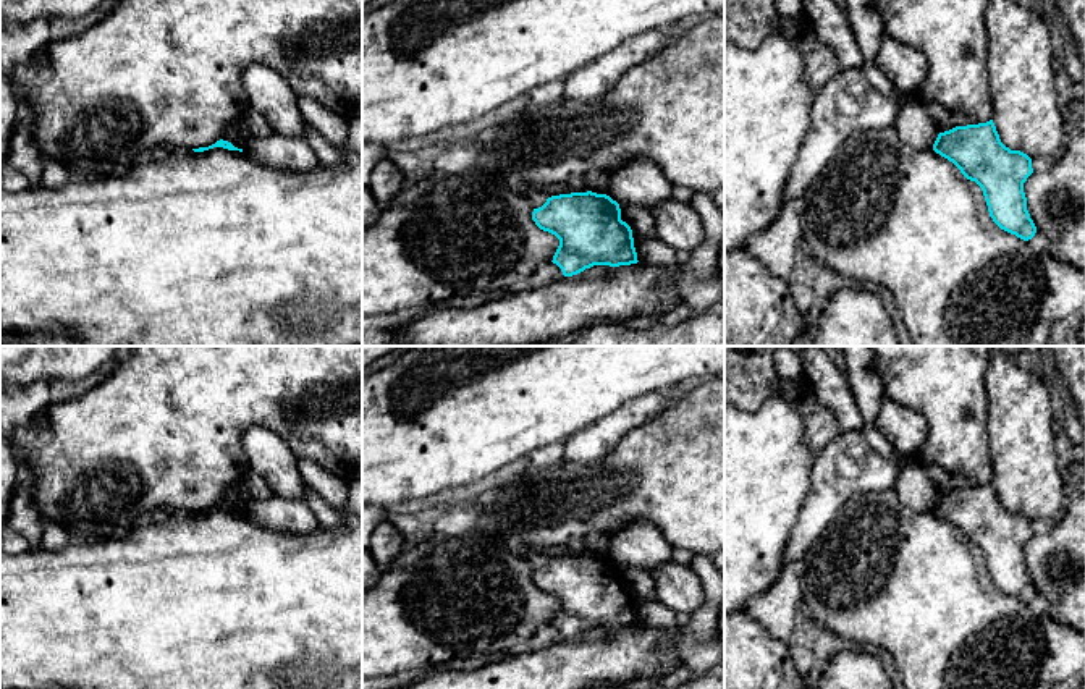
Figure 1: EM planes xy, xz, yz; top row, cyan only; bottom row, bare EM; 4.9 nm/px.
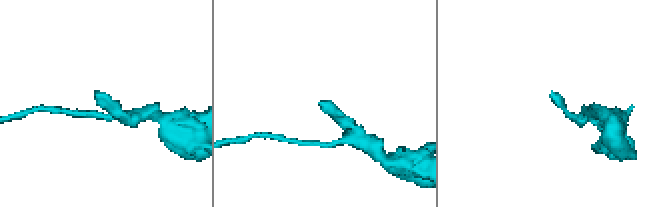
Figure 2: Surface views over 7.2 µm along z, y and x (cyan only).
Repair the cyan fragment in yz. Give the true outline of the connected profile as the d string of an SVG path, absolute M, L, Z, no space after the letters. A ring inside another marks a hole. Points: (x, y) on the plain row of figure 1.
M993 482L939 495L933 513L982 550L990 579L1001 592L1024 603L1035 598L1024 555L1024 545L1033 535L1032 521L1006 509Z

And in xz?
M587 553L551 558L534 571L532 582L559 602L551 624L564 639L593 628L639 624L632 592L621 582L619 566L606 556Z

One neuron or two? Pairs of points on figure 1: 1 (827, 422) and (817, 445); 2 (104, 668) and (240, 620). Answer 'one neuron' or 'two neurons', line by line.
1: one neuron
2: one neuron

